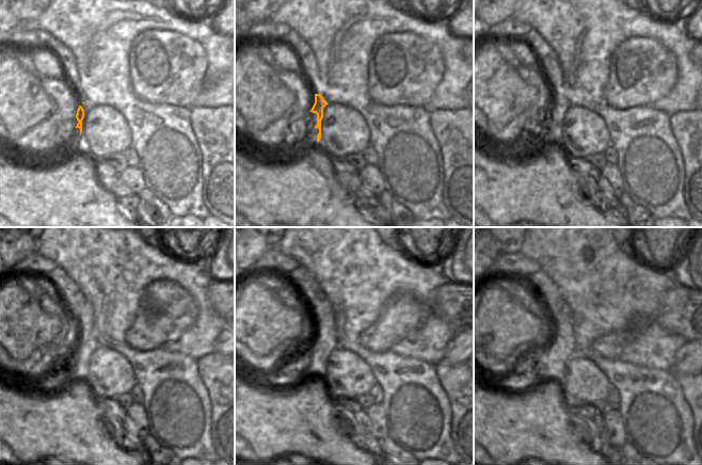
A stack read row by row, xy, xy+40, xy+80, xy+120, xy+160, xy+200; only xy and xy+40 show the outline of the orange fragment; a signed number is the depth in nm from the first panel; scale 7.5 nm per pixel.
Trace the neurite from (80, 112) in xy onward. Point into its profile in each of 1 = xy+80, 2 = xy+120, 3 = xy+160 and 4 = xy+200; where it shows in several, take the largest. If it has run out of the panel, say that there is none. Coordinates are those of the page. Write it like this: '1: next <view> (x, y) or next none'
1: next xy+80 (560, 105)
2: next xy+120 (78, 357)
3: next xy+160 (315, 359)
4: next xy+200 (553, 359)

